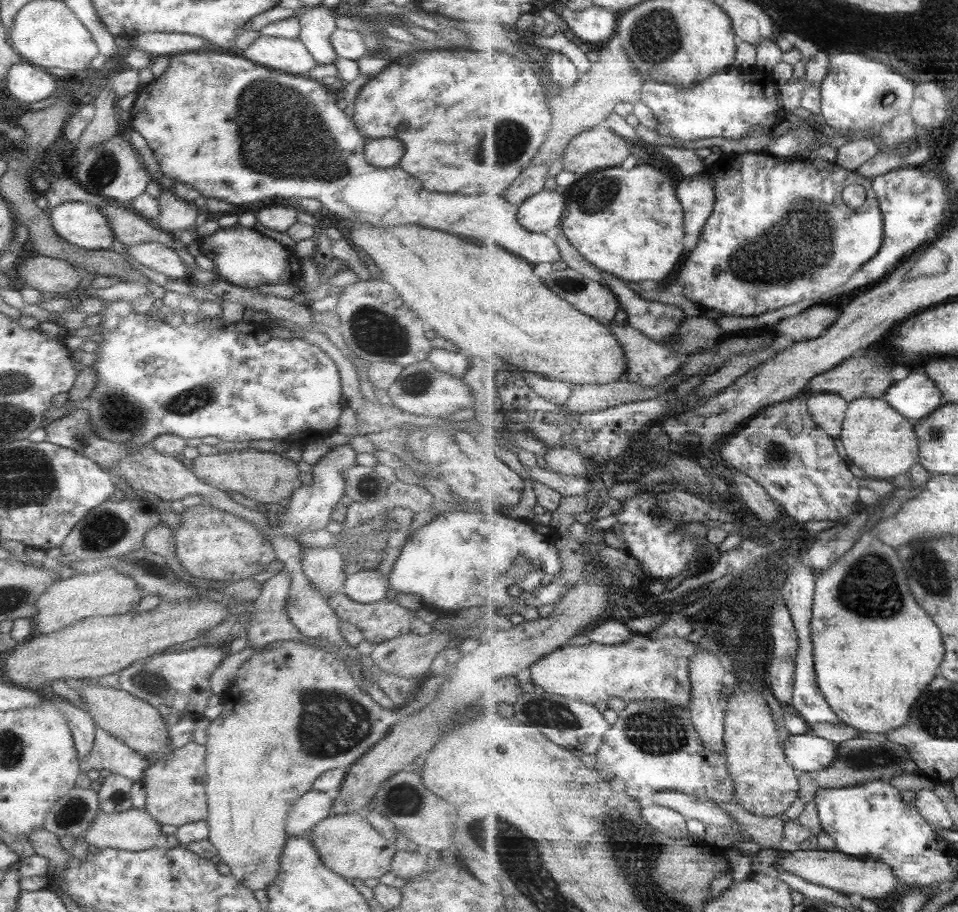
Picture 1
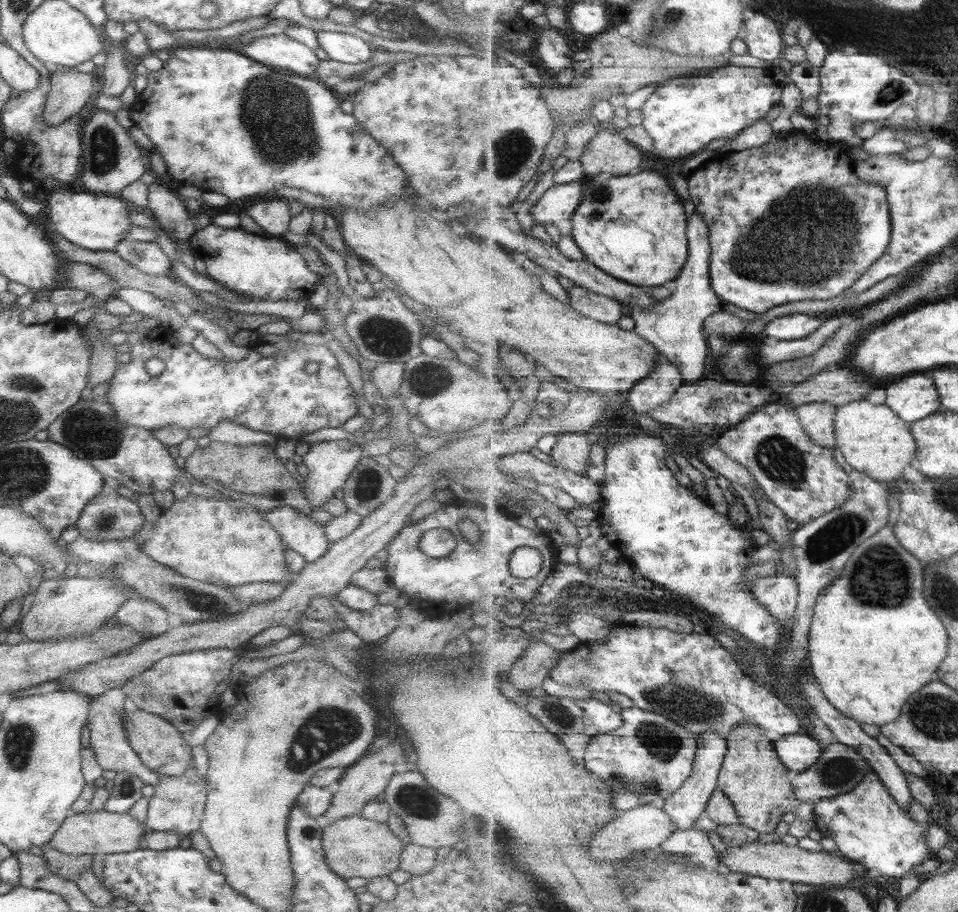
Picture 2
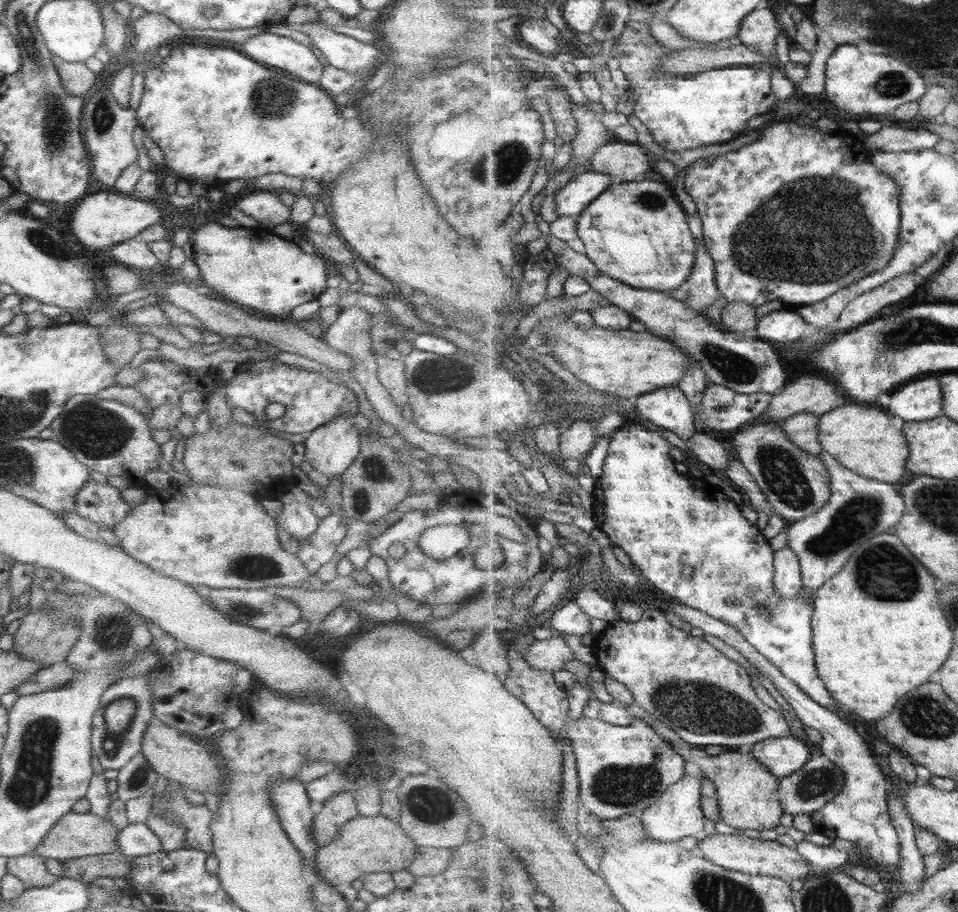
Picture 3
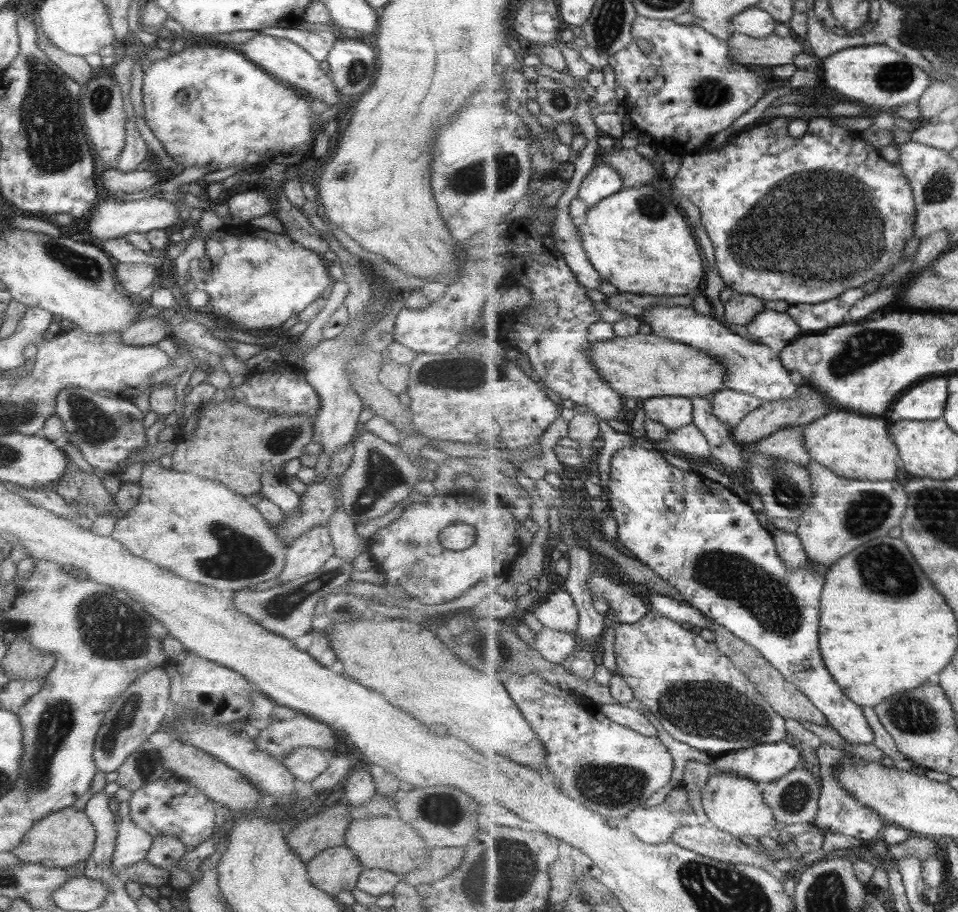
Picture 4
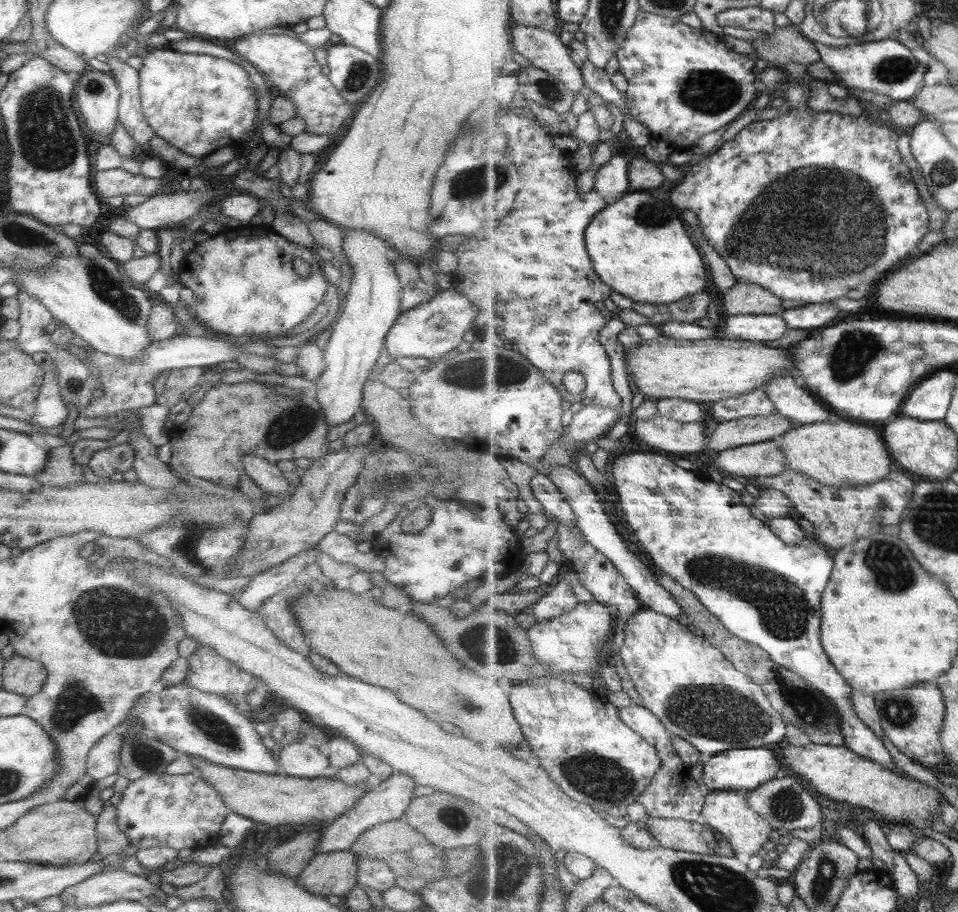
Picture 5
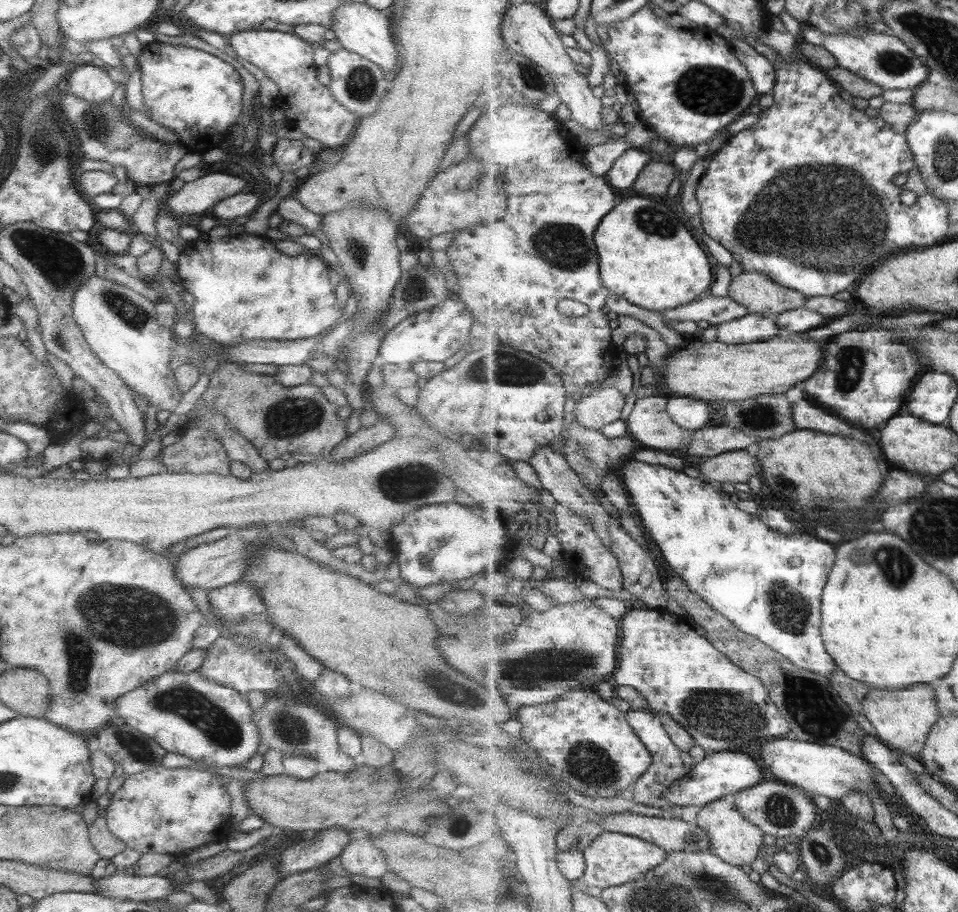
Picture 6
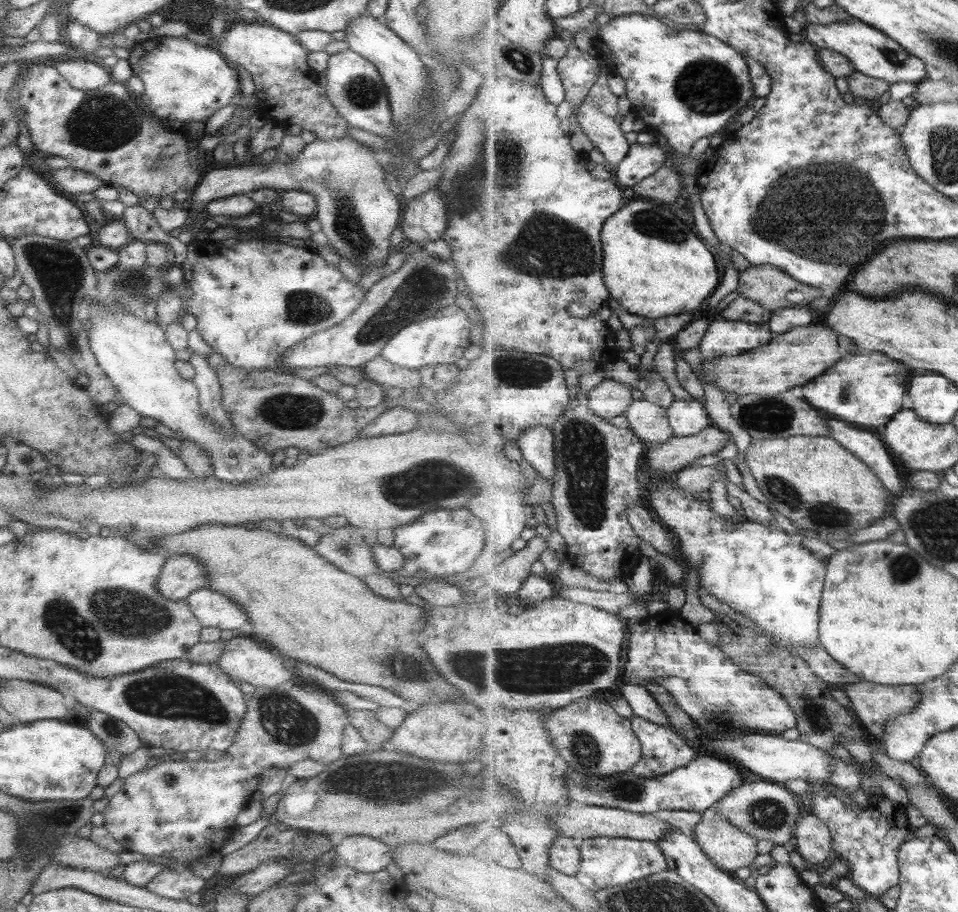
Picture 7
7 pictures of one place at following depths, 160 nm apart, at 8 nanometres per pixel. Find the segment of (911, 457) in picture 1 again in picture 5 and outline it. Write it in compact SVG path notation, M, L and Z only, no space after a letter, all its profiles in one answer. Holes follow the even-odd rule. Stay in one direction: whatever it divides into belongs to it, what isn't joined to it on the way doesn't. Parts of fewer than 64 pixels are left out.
M845 418L795 426L779 440L788 460L788 468L799 471L830 487L862 487L885 480L894 458L887 450L881 432L867 424Z

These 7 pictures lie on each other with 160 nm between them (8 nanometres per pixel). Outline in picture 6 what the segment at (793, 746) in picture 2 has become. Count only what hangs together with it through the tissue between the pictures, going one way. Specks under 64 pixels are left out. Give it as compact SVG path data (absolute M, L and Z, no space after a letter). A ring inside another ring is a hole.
M708 752L704 759L694 765L685 779L675 783L664 794L664 799L681 806L700 806L721 800L727 794L736 794L746 788L763 783L763 768L759 762L745 752Z

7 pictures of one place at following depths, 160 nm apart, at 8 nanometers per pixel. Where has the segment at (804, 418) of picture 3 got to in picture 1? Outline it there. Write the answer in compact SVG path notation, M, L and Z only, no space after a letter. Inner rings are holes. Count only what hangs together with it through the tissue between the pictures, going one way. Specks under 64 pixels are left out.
M817 393L811 394L806 403L817 424L820 424L820 427L826 430L831 437L838 440L842 434L848 400L840 394Z

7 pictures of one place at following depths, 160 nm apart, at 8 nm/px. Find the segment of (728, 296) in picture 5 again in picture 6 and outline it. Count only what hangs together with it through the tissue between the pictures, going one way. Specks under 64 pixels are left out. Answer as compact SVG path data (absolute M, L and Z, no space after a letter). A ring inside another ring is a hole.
M743 271L732 278L729 287L728 296L730 298L747 306L750 312L773 320L776 320L782 312L805 307L805 302L809 299L809 296L781 286L760 272Z

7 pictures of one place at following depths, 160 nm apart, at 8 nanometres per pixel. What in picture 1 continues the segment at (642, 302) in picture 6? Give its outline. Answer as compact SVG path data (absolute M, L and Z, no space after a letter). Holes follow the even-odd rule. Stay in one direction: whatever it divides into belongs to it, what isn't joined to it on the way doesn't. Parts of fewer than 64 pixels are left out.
M647 164L635 165L631 170L625 170L625 168L603 168L589 172L585 174L581 180L578 180L574 185L566 189L566 196L569 205L569 216L562 222L561 231L569 239L569 242L577 248L577 250L589 261L592 262L597 268L609 272L622 278L625 281L641 282L641 280L653 280L660 284L660 281L665 282L665 278L669 278L681 264L683 256L685 256L685 212L683 212L684 206L679 202L677 194L675 194L675 186L673 186L673 180L659 168L653 168Z

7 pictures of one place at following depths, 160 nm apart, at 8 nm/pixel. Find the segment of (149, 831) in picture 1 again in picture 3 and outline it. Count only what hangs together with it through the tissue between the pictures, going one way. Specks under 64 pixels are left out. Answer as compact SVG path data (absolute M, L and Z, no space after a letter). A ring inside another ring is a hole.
M71 810L51 826L33 853L42 859L53 858L59 862L82 856L112 853L118 851L116 833L117 830L108 818L98 817L89 812L74 813Z

